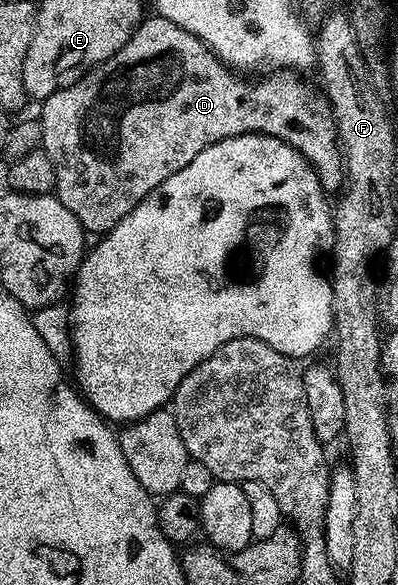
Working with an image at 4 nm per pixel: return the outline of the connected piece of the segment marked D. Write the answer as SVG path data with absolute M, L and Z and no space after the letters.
M146 16L135 32L127 39L127 43L123 43L123 47L119 47L119 51L115 51L115 55L111 55L100 65L93 66L74 85L69 85L65 89L56 89L51 96L40 102L41 148L44 149L45 154L49 156L51 163L55 166L55 196L63 203L63 207L67 207L67 211L71 211L71 215L75 215L75 219L79 219L79 223L84 227L86 234L104 235L109 230L114 229L144 197L151 195L151 191L155 191L167 179L171 179L171 175L175 175L175 171L183 171L183 167L187 167L187 163L191 163L191 159L195 159L195 155L199 155L199 151L219 143L224 137L255 133L258 132L259 126L269 127L265 126L269 124L282 125L283 128L289 129L286 133L283 133L284 140L288 141L293 148L299 150L308 159L309 164L316 169L318 177L321 178L322 189L329 195L340 194L346 183L345 166L342 165L336 123L326 98L321 95L316 97L303 82L296 81L293 77L273 77L270 81L259 82L254 89L247 82L240 81L240 79L245 80L238 76L236 72L231 71L228 65L224 65L211 52L208 45L203 44L195 35L191 35L191 31L171 23L171 19L166 17Z

